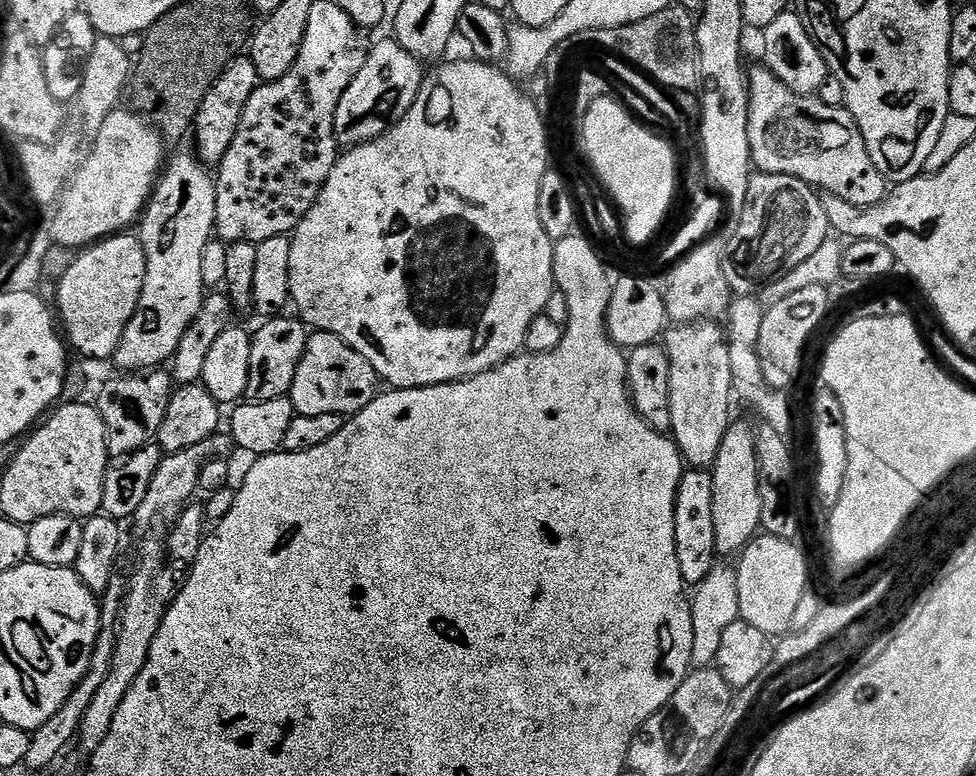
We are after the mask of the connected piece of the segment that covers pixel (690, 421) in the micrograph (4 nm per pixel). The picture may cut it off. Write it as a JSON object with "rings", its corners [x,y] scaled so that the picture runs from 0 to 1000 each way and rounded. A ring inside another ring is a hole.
{"rings":[[[734,415],[694,418],[678,433],[678,447],[686,461],[686,561],[702,599],[722,606],[736,590],[736,575],[740,575],[751,540],[748,451],[743,424],[738,420]]]}

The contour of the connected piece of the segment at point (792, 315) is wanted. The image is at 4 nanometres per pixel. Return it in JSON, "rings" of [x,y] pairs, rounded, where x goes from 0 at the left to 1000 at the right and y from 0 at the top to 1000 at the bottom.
{"rings":[[[830,369],[827,374],[818,374],[809,384],[801,384],[791,397],[786,398],[781,410],[781,425],[777,434],[777,461],[780,464],[781,482],[790,501],[807,503],[820,485],[820,473],[824,469],[824,447],[832,433],[832,427],[844,412],[850,399],[847,371]]]}

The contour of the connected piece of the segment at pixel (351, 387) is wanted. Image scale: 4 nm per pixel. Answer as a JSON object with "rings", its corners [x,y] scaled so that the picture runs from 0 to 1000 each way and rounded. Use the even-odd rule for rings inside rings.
{"rings":[[[321,427],[305,469],[297,514],[305,536],[346,534],[356,539],[379,523],[381,514],[387,509],[385,495],[387,486],[383,472],[379,472],[379,466],[375,466],[367,451],[342,430]]]}

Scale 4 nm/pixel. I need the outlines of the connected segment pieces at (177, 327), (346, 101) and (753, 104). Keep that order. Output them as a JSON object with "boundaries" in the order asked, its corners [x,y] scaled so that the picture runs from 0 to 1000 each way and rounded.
{"boundaries":[[[[194,196],[178,202],[172,223],[170,216],[163,228],[141,289],[141,308],[150,327],[150,358],[137,410],[133,410],[117,460],[117,469],[127,482],[142,482],[171,470],[182,451],[188,430],[195,424],[196,416],[207,399],[211,383],[207,363],[207,326],[219,308],[221,296],[221,233],[218,223]]],[[[404,49],[389,52],[380,58],[377,73],[367,90],[363,106],[355,111],[355,121],[346,131],[346,142],[342,152],[344,184],[353,192],[365,191],[395,173],[409,155],[416,152],[420,137],[424,137],[424,126],[428,126],[428,116],[434,110],[436,97],[431,79],[424,75]]],[[[778,85],[765,94],[766,101],[766,178],[768,180],[768,198],[770,200],[770,210],[778,220],[788,222],[789,224],[805,224],[818,229],[822,235],[826,235],[831,242],[839,245],[841,249],[858,253],[867,260],[871,260],[871,265],[879,265],[880,268],[890,268],[897,263],[906,259],[908,251],[908,233],[905,227],[900,224],[900,219],[895,214],[895,209],[891,209],[891,193],[887,193],[887,183],[881,171],[881,164],[878,162],[877,155],[869,144],[869,140],[856,139],[855,137],[846,137],[846,131],[842,131],[835,122],[823,124],[820,119],[809,116],[809,111],[805,111],[795,97],[788,90],[786,85]]]]}

